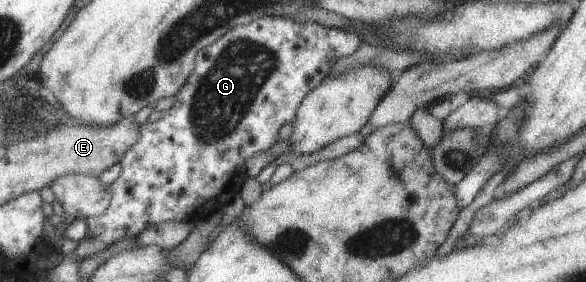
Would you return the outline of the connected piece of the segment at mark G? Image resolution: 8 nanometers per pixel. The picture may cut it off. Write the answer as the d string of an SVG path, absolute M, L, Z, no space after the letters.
M261 17L251 21L246 25L230 28L222 34L213 44L198 50L194 60L194 67L181 88L175 93L175 102L165 111L165 114L155 122L144 122L140 124L140 134L137 142L128 148L127 152L119 160L122 171L116 180L110 184L112 194L110 196L109 206L106 211L98 217L86 218L85 224L87 232L85 236L78 242L72 253L81 260L93 254L99 254L102 250L111 246L113 242L122 238L133 238L141 234L146 228L155 227L159 223L167 221L175 222L199 222L203 217L210 215L217 210L222 210L233 197L237 195L240 186L247 178L244 170L245 160L258 152L269 150L275 142L281 140L277 135L277 130L281 128L285 122L292 122L296 117L296 110L301 99L316 87L332 70L332 66L341 57L350 55L355 52L362 40L358 34L337 29L334 27L325 27L312 21L295 22L284 18Z

